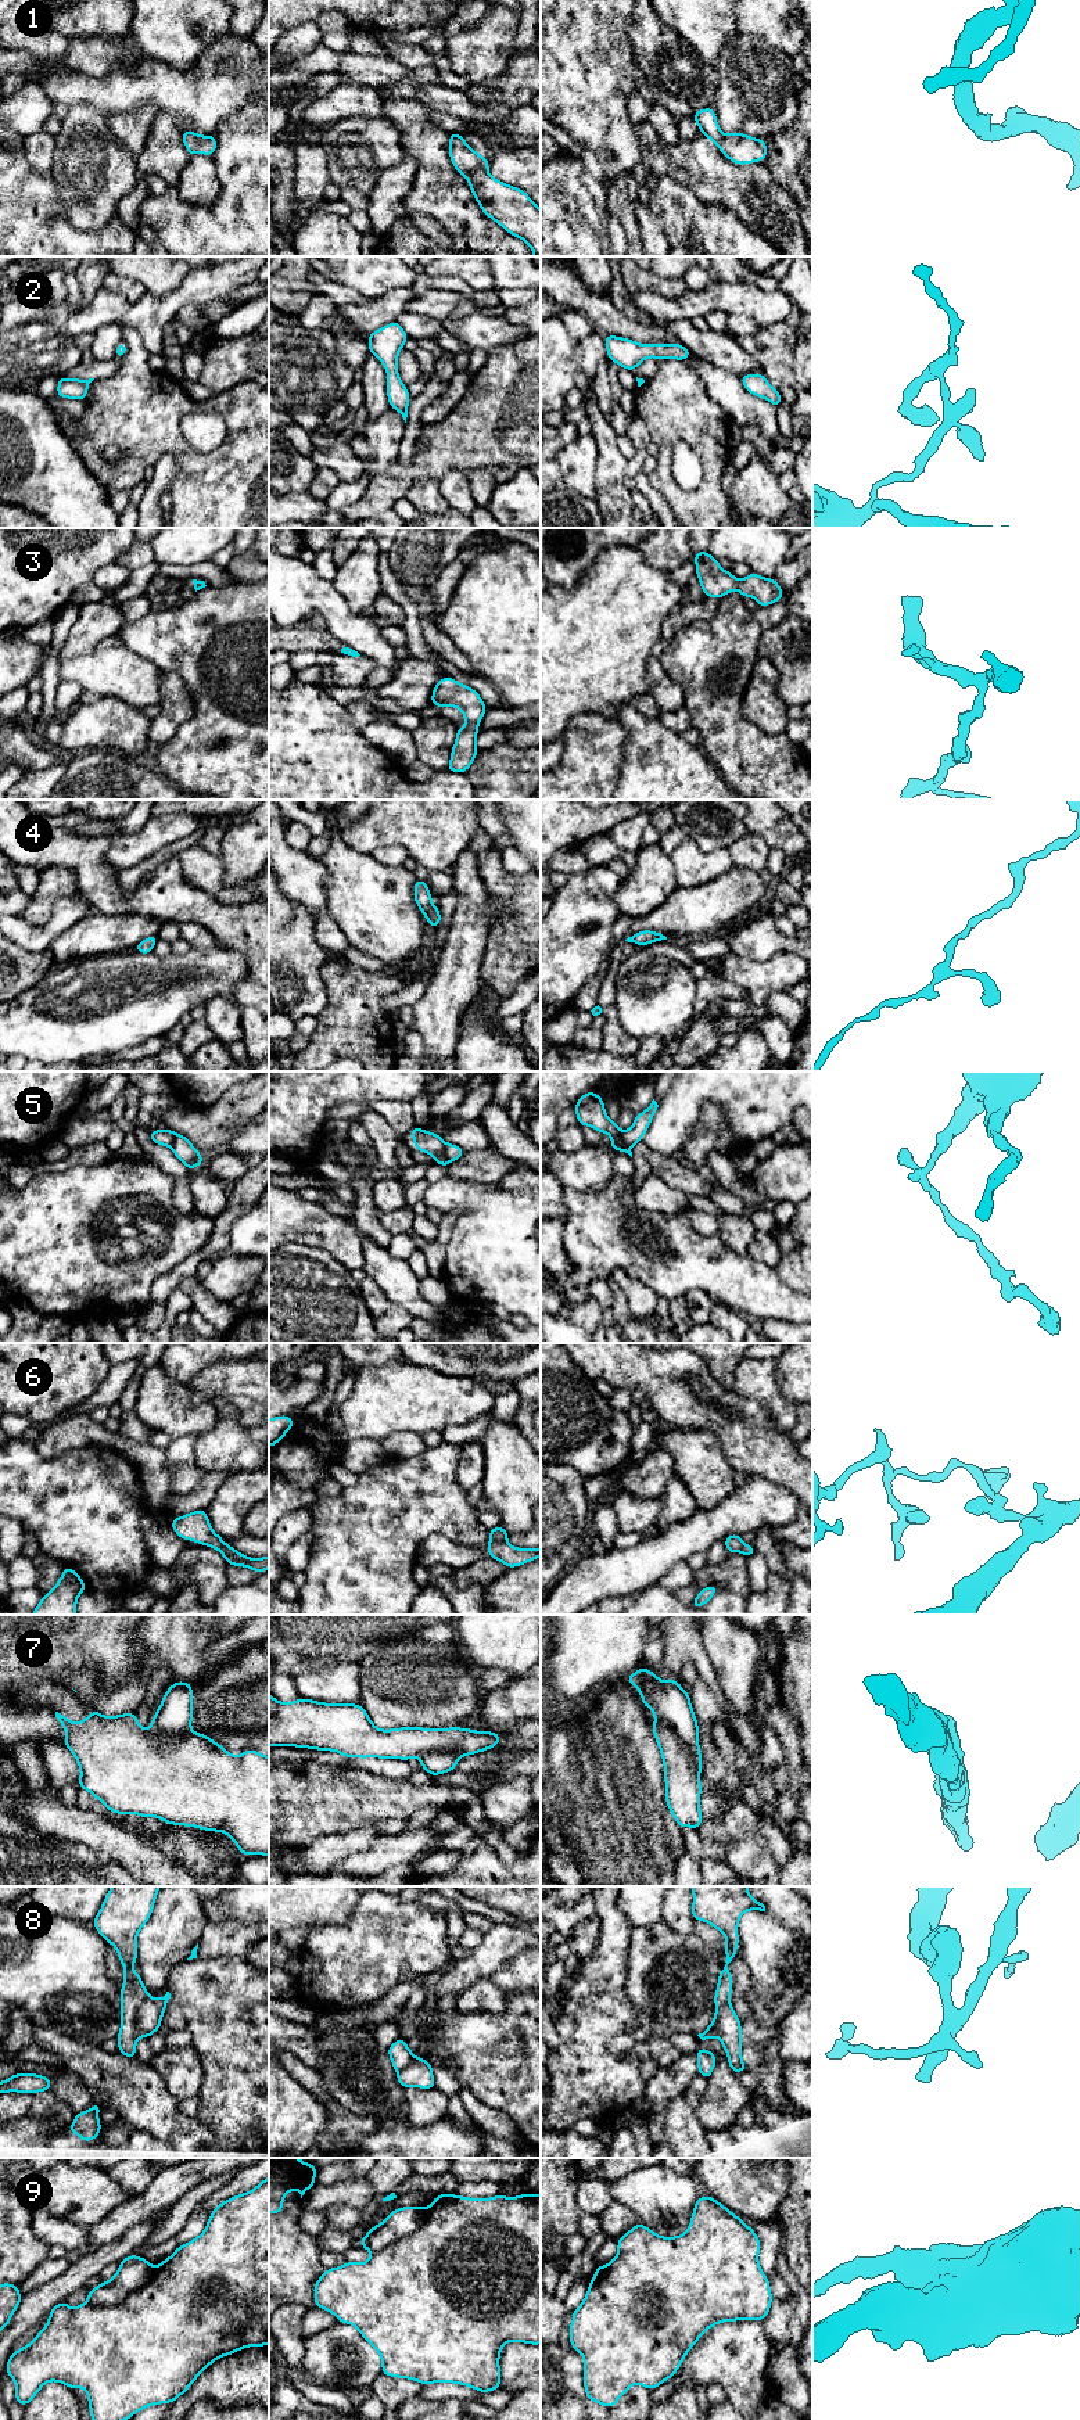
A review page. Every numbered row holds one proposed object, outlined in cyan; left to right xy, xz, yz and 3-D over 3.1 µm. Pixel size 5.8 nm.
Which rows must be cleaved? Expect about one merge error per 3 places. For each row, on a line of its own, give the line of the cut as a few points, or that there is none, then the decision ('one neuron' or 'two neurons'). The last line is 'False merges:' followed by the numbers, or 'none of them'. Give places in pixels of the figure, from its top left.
1: no cut; one neuron
2: no cut; one neuron
3: no cut; one neuron
4: no cut; one neuron
5: cut in yz along (620, 1131), (620, 1140), (630, 1148); two neurons
6: cut in xz along (505, 1540), (490, 1543); two neurons
7: cut in yz along (655, 1720), (663, 1720), (671, 1727), (699, 1774); two neurons
8: cut in xy along (147, 1997), (137, 2009), (137, 2036); two neurons
9: cut in xy along (155, 2268), (144, 2284), (121, 2301), (115, 2304), (88, 2302); two neurons
False merges: 5, 6, 7, 8, 9

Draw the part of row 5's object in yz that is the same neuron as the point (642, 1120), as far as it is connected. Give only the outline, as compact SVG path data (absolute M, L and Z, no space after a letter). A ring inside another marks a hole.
M653 1099L645 1112L635 1114L632 1127L627 1131L621 1131L620 1142L628 1148L632 1148L636 1142L642 1141L642 1137L647 1131L657 1107L659 1105Z

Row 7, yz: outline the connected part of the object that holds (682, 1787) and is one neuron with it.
M654 1721L653 1734L664 1763L665 1802L677 1824L699 1830L702 1785L688 1749L672 1727Z

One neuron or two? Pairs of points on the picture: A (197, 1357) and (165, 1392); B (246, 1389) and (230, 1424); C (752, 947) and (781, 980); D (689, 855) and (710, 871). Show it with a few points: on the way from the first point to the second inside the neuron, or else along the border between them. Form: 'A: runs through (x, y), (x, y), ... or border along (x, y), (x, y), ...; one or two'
A: border along (158, 1364), (171, 1378), (185, 1385); two
B: border along (212, 1400), (223, 1397), (248, 1428); two
C: border along (732, 951), (757, 961), (777, 952), (795, 954); two
D: runs through (695, 861), (704, 866); one

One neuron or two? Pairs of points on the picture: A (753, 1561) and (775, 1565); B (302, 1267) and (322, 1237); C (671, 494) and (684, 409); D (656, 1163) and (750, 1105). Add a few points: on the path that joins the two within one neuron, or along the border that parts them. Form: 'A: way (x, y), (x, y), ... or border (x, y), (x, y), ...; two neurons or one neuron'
A: border (757, 1551), (771, 1571); two neurons
B: border (283, 1245), (319, 1248), (343, 1264); two neurons
C: way (664, 473), (667, 430); one neuron
D: border (649, 1148), (671, 1156); two neurons

